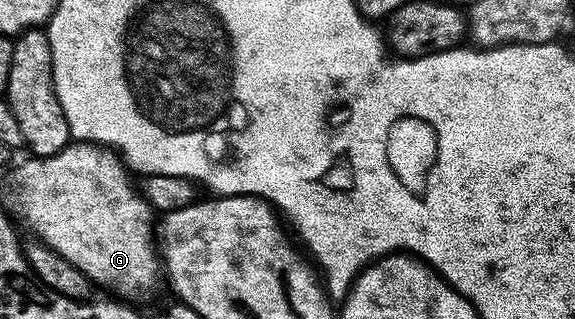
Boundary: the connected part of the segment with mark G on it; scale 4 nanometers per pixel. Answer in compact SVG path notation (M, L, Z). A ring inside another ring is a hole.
M71 142L66 148L59 150L59 154L33 156L28 159L17 168L17 200L21 203L22 210L25 211L26 222L33 227L32 235L36 239L42 240L47 246L51 246L51 250L63 254L63 258L67 258L67 262L71 262L79 270L83 270L86 281L93 283L94 280L97 284L106 284L107 287L114 288L117 291L114 293L117 294L133 292L136 288L145 288L156 278L157 272L159 276L159 252L155 247L155 213L149 203L143 199L140 191L135 190L134 185L133 188L129 185L130 173L123 167L123 161L118 153L95 144Z

